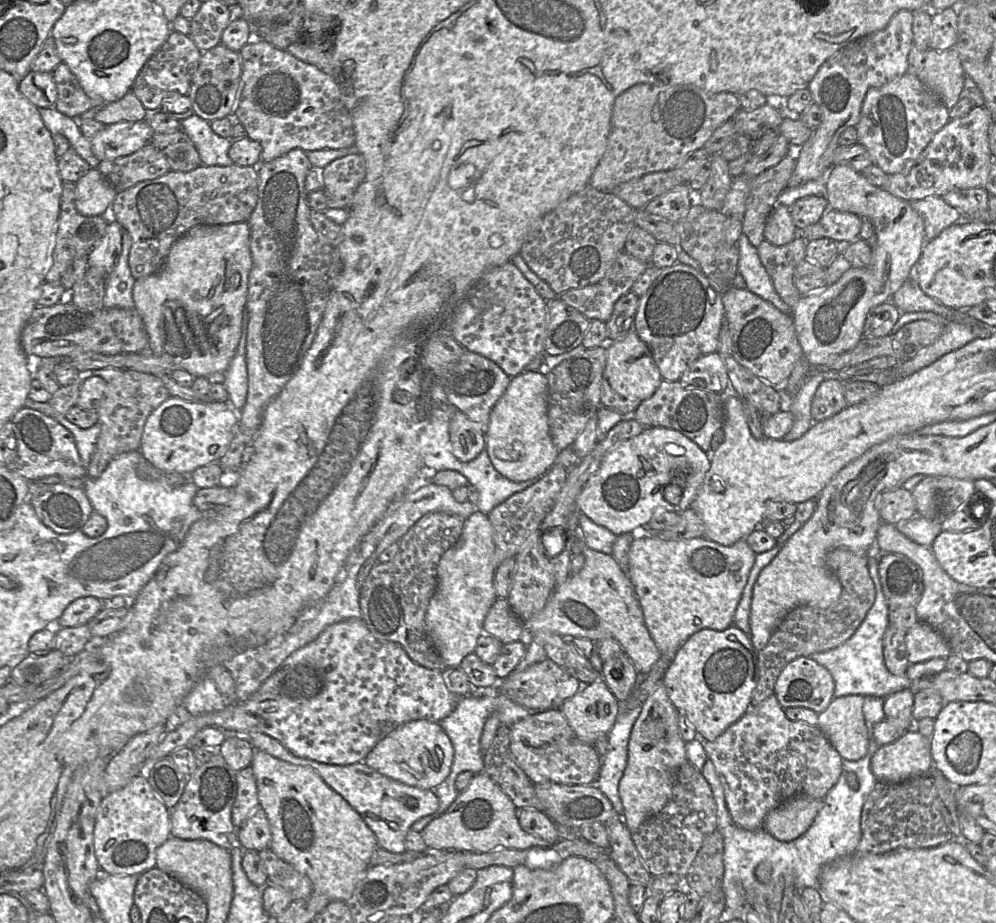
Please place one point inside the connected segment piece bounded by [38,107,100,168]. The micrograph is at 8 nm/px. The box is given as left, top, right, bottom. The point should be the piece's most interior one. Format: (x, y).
(56, 122)

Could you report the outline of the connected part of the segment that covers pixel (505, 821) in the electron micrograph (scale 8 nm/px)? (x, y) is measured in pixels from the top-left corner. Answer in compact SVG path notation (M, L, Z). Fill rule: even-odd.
M485 773L475 774L467 788L458 794L449 808L434 818L420 834L428 851L487 853L500 848L525 850L553 845L538 836L526 833L521 828L517 808Z

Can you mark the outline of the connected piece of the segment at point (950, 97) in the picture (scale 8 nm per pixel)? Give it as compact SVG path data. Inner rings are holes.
M955 48L945 51L928 49L924 66L917 76L948 109L959 101L966 78Z

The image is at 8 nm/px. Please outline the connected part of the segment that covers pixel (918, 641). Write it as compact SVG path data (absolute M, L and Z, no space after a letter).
M917 621L907 631L905 643L909 664L947 658L952 654L946 639L936 629L921 621Z

